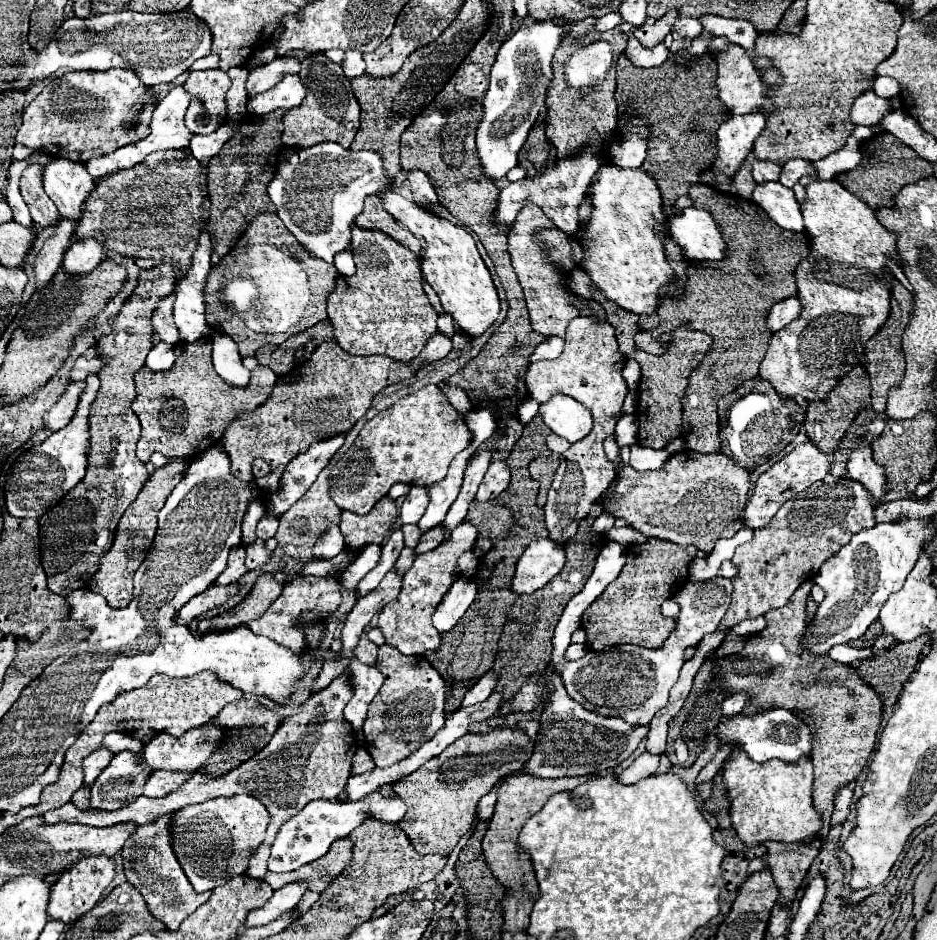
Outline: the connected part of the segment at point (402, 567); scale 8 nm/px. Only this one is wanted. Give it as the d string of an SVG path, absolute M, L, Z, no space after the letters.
M403 550L401 552L401 556L399 556L399 560L395 562L395 570L403 576L409 568L411 568L411 564L413 564L413 560L417 558L417 554L413 552L413 550Z

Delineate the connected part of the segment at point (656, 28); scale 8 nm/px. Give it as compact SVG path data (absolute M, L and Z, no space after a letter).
M669 10L663 18L659 18L655 24L645 24L641 28L637 28L633 32L633 36L645 46L645 48L653 48L657 44L663 42L663 38L673 30L673 24L677 20L677 10Z

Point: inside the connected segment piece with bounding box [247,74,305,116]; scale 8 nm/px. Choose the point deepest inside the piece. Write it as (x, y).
(289, 92)

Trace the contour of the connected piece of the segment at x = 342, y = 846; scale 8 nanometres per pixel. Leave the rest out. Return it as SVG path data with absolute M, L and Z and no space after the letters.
M341 838L331 844L329 852L323 858L319 858L311 864L305 864L305 866L297 868L297 872L289 872L289 874L267 872L265 882L269 882L273 890L279 890L289 882L301 882L301 880L307 882L309 880L309 890L323 892L335 880L335 876L339 876L349 866L351 856L353 856L353 842L349 838Z

